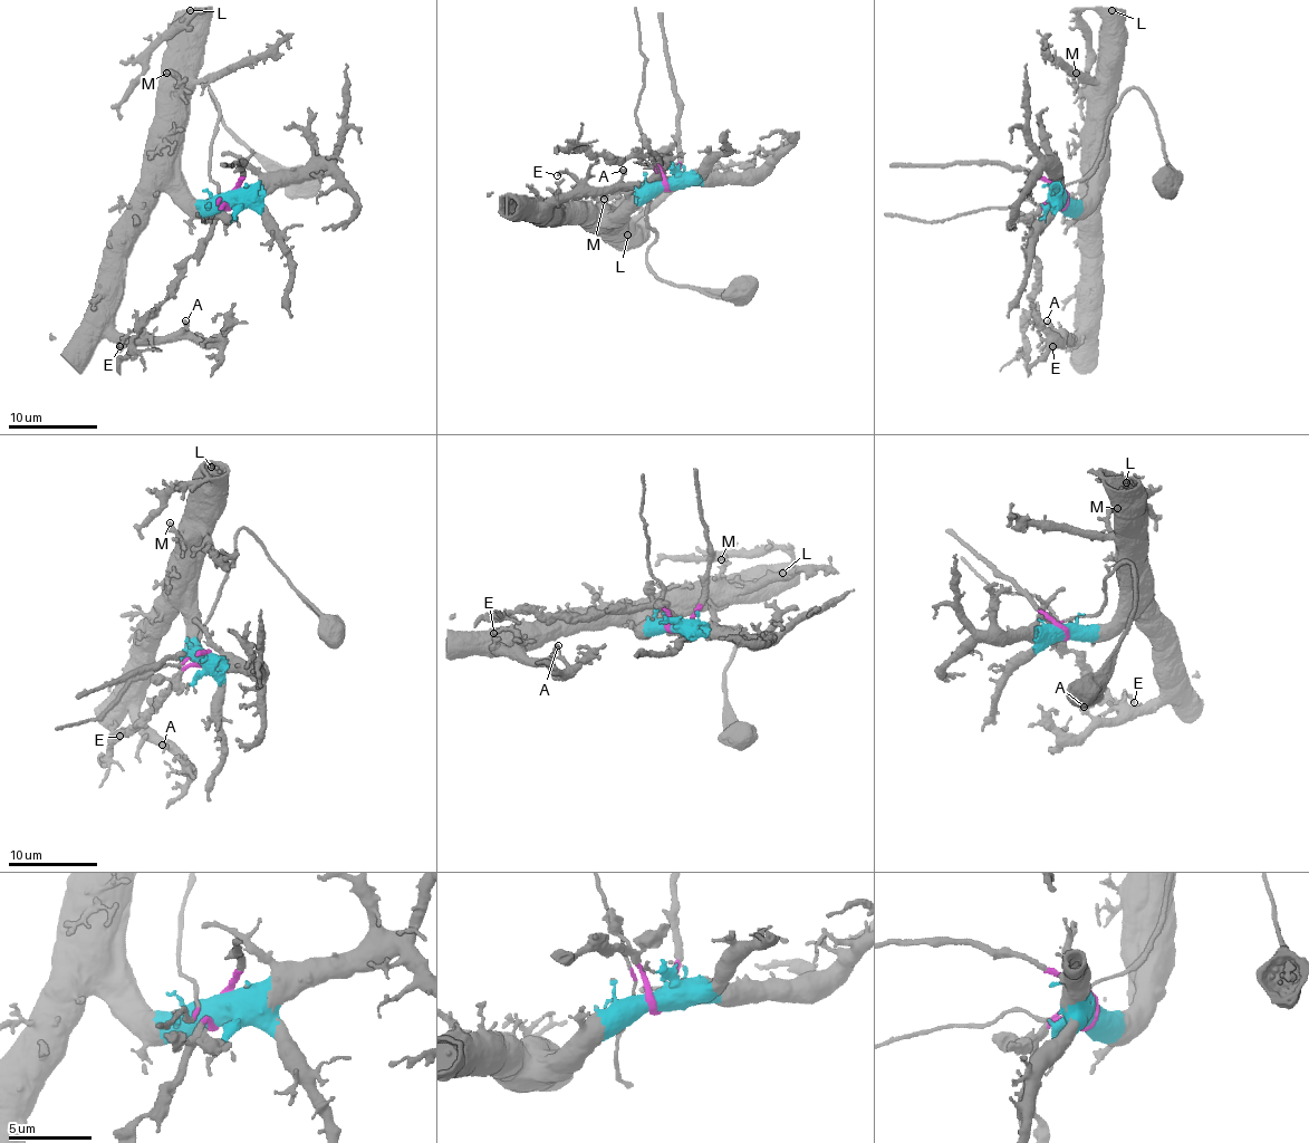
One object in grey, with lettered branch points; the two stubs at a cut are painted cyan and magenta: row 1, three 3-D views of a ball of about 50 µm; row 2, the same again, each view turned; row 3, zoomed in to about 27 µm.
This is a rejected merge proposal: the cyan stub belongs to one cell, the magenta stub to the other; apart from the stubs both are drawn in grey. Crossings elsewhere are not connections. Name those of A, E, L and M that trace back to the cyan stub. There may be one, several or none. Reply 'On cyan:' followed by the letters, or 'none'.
On cyan: A, E, L, M

